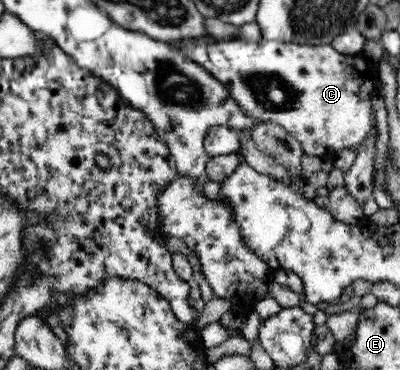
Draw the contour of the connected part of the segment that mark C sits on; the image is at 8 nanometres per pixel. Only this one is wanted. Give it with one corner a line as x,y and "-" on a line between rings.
212,36
182,38
170,44
188,61
206,67
206,72
227,88
231,98
248,117
284,126
288,134
300,141
302,150
308,155
322,158
329,148
356,151
374,131
376,116
372,99
379,96
379,62
372,61
363,53
342,54
331,44
308,45
264,39
261,42
220,42

